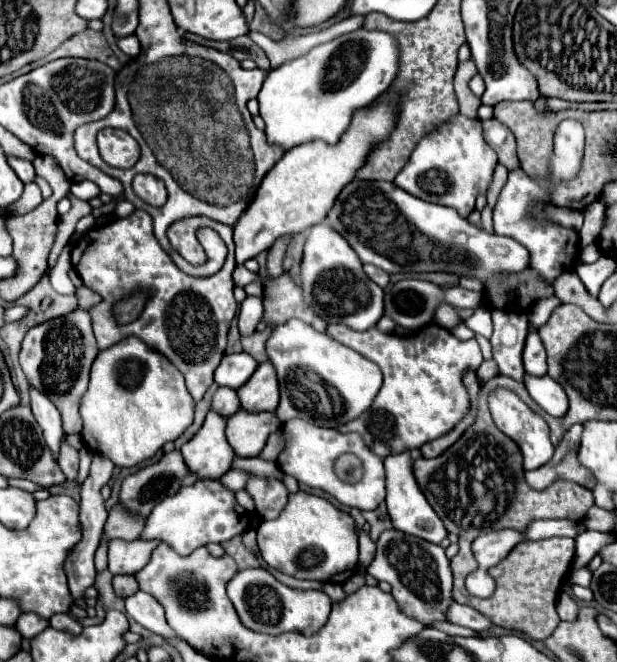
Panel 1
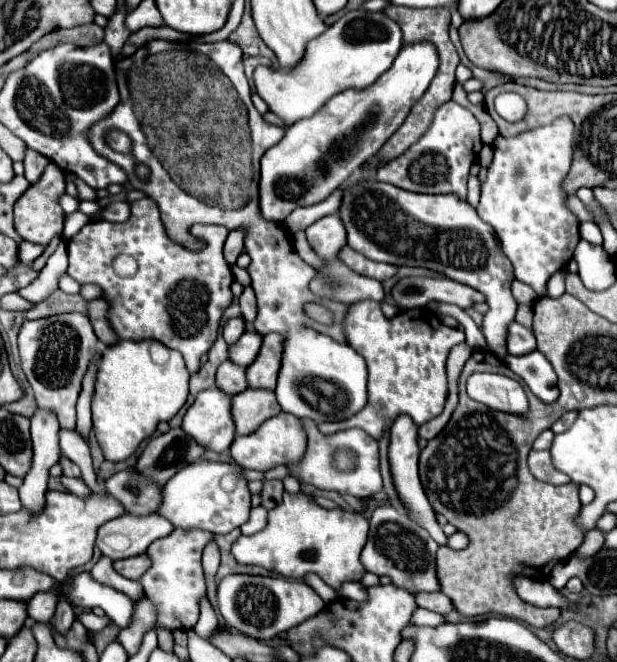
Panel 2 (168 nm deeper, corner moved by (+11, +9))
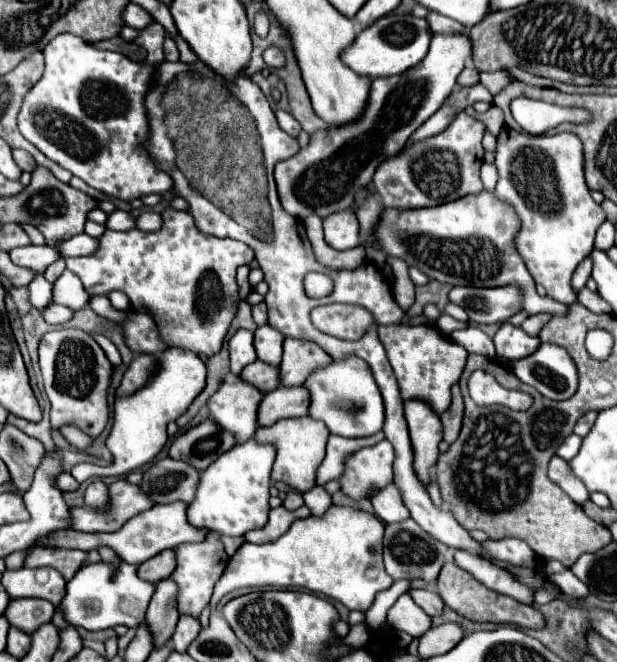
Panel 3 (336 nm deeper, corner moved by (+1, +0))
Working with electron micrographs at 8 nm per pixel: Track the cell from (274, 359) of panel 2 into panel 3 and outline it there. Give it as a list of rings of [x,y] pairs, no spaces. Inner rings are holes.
[[[286,339],[284,341],[284,355],[280,363],[280,385],[284,387],[298,387],[306,381],[312,369],[328,365],[332,357],[322,353],[322,349],[312,341],[300,339]]]

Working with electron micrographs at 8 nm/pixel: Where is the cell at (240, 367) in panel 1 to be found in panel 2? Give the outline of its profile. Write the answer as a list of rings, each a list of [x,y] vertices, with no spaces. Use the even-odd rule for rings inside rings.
[[[244,332],[240,340],[228,348],[230,358],[236,360],[236,364],[250,366],[258,356],[260,346],[262,346],[262,336],[258,332]]]

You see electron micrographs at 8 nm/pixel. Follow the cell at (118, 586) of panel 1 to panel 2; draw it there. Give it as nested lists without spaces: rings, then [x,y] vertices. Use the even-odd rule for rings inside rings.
[[[140,554],[140,556],[134,556],[134,558],[124,558],[124,560],[116,560],[114,562],[114,568],[122,574],[122,576],[126,576],[126,578],[130,578],[130,580],[138,580],[148,568],[150,568],[150,558],[146,556],[146,554]]]

